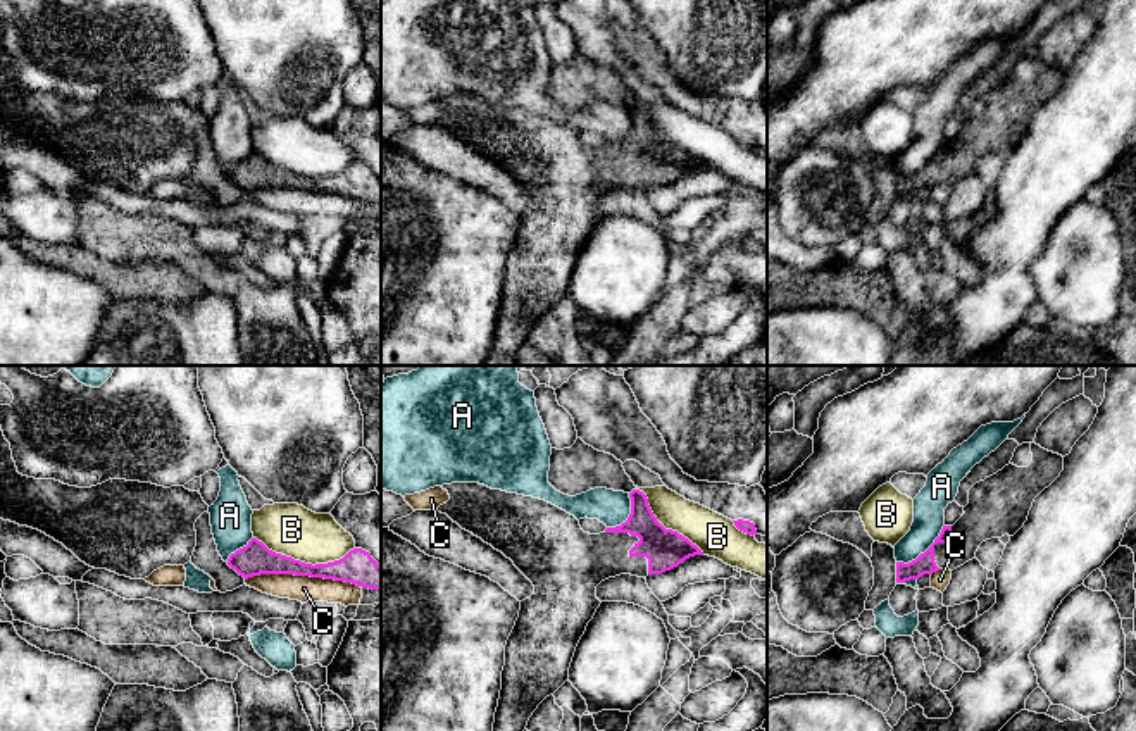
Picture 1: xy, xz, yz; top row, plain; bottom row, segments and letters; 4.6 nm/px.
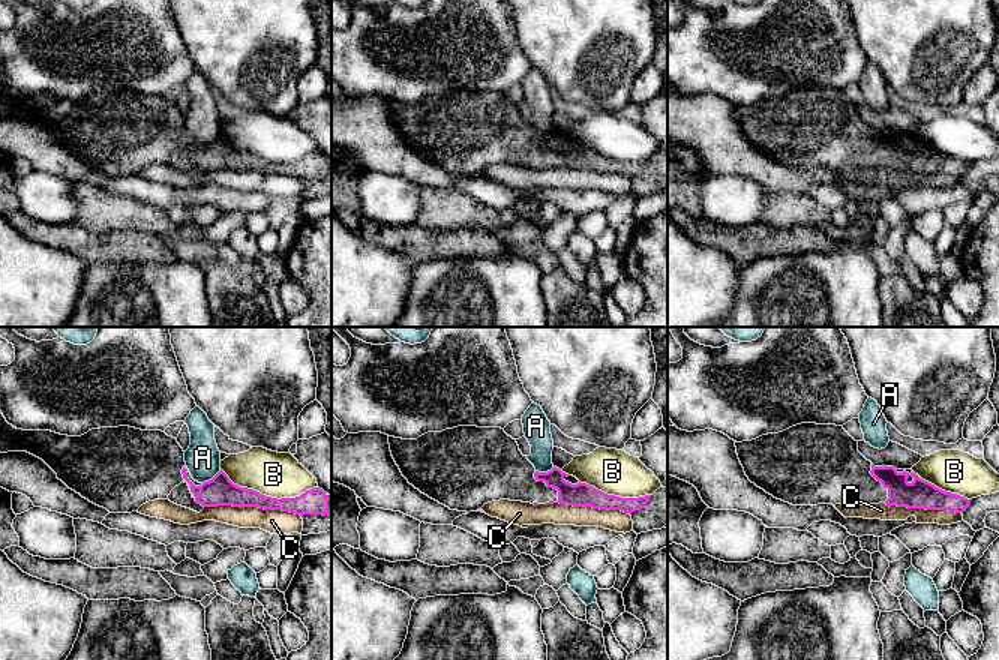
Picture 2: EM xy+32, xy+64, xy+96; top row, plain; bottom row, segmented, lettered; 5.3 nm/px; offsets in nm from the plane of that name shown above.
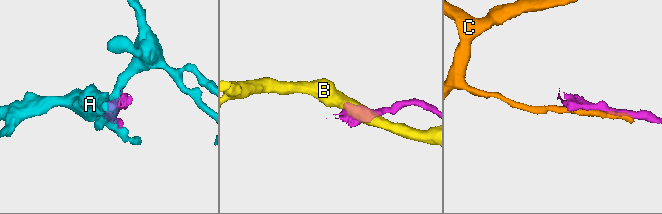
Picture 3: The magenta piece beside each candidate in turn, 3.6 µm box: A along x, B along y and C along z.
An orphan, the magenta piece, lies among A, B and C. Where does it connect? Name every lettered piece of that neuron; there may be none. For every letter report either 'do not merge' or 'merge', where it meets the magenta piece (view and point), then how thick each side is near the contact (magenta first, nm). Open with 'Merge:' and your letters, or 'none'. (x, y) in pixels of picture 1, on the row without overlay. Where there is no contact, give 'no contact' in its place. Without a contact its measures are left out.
Merge: none
A: do not merge | yz (924, 166) | 100/150 nm
B: do not merge | xy (304, 176) | 160/240 nm
C: do not merge | xy (302, 188) | 150/130 nm

